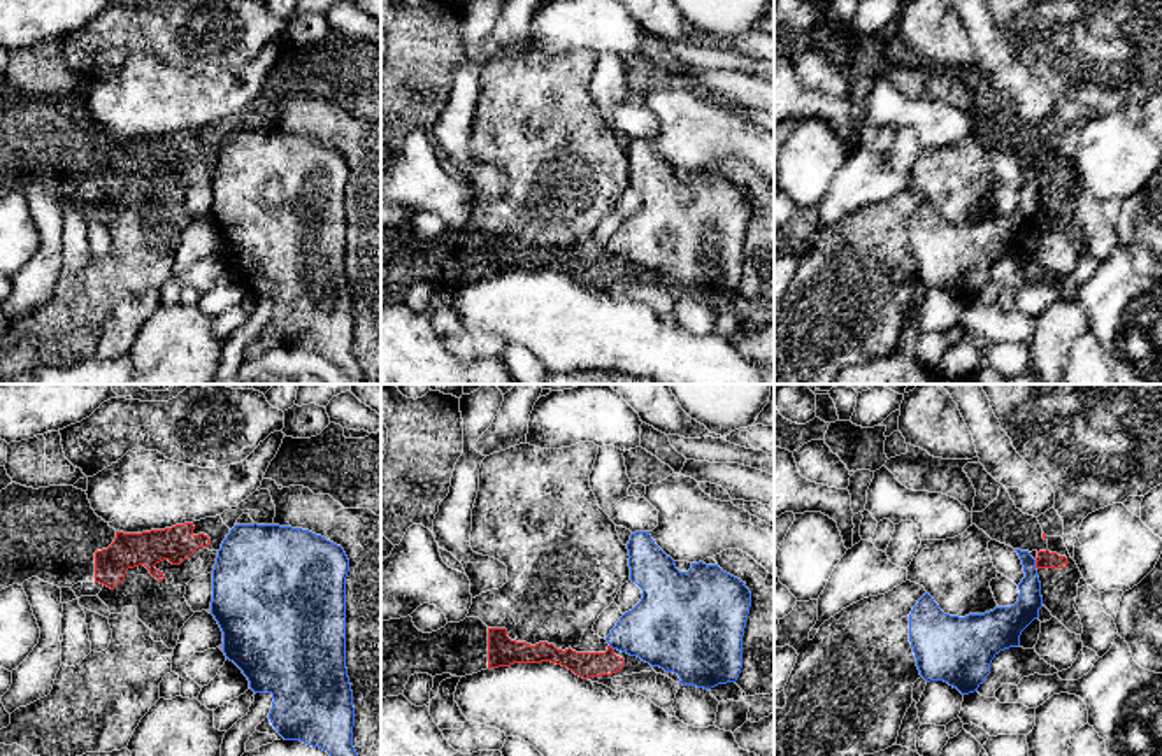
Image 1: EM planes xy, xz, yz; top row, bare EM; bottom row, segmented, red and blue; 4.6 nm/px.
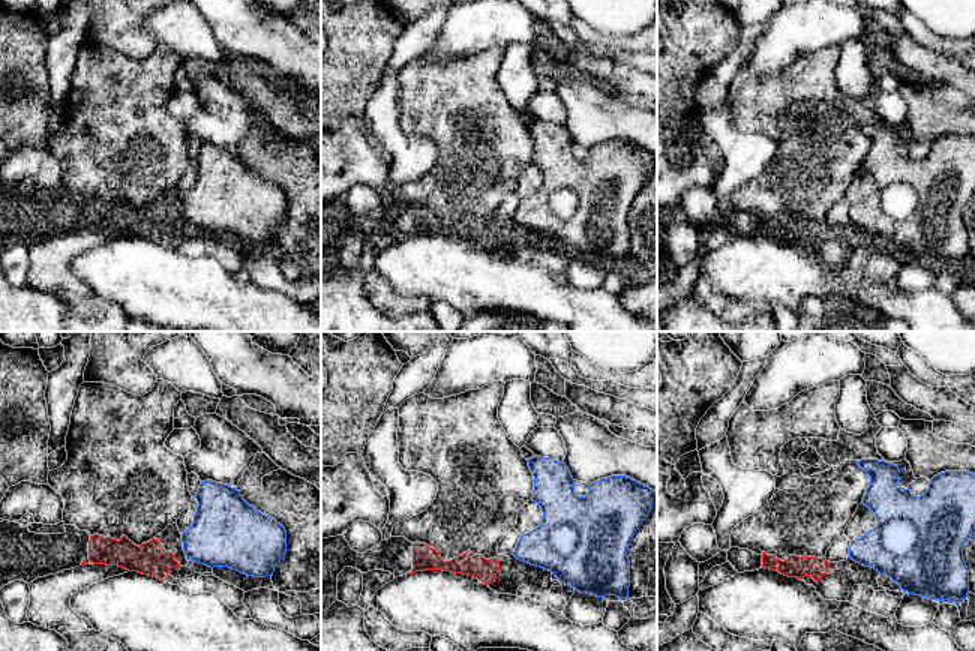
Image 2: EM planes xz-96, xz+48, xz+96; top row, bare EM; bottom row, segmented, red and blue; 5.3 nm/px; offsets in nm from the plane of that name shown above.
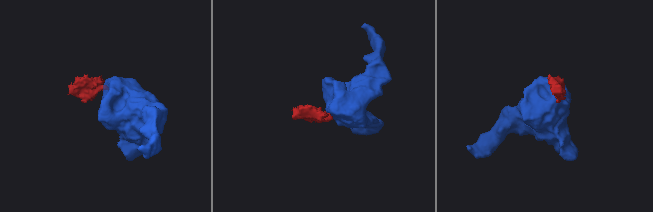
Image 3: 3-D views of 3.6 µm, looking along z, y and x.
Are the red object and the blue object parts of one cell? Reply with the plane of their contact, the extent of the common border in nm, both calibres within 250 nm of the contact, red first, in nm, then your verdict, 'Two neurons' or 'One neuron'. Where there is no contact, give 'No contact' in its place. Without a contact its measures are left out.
Touches red in yz. Shared border 40 nm. Thickness 80 nm (red) against 120 nm. Two neurons

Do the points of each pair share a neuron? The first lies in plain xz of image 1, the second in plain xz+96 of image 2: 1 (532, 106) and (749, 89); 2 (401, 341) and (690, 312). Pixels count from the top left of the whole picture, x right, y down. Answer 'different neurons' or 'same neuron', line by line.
1: same neuron
2: same neuron

